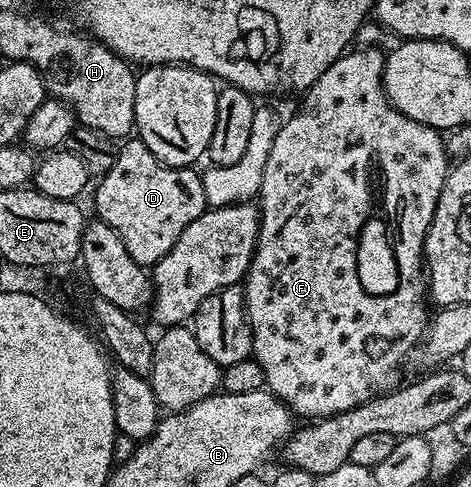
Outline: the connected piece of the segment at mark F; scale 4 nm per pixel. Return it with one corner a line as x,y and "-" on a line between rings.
364,46
348,49
333,65
325,68
323,75
302,95
303,107
291,119
288,117
281,132
277,132
277,140
273,140
273,149
269,151
269,161
265,163
265,176
261,176
257,195
259,235
255,255
242,283
243,303
251,326
251,353
265,372
266,389
276,394
296,415
304,414
307,420
330,418
332,414
352,410
362,402
396,389
400,379
395,369
415,345
416,349
424,341
429,329
428,303
425,301
429,283
425,277
423,245
447,179
449,146
440,131
417,120
409,120
409,116
399,112
387,99
383,90
384,61
382,50

